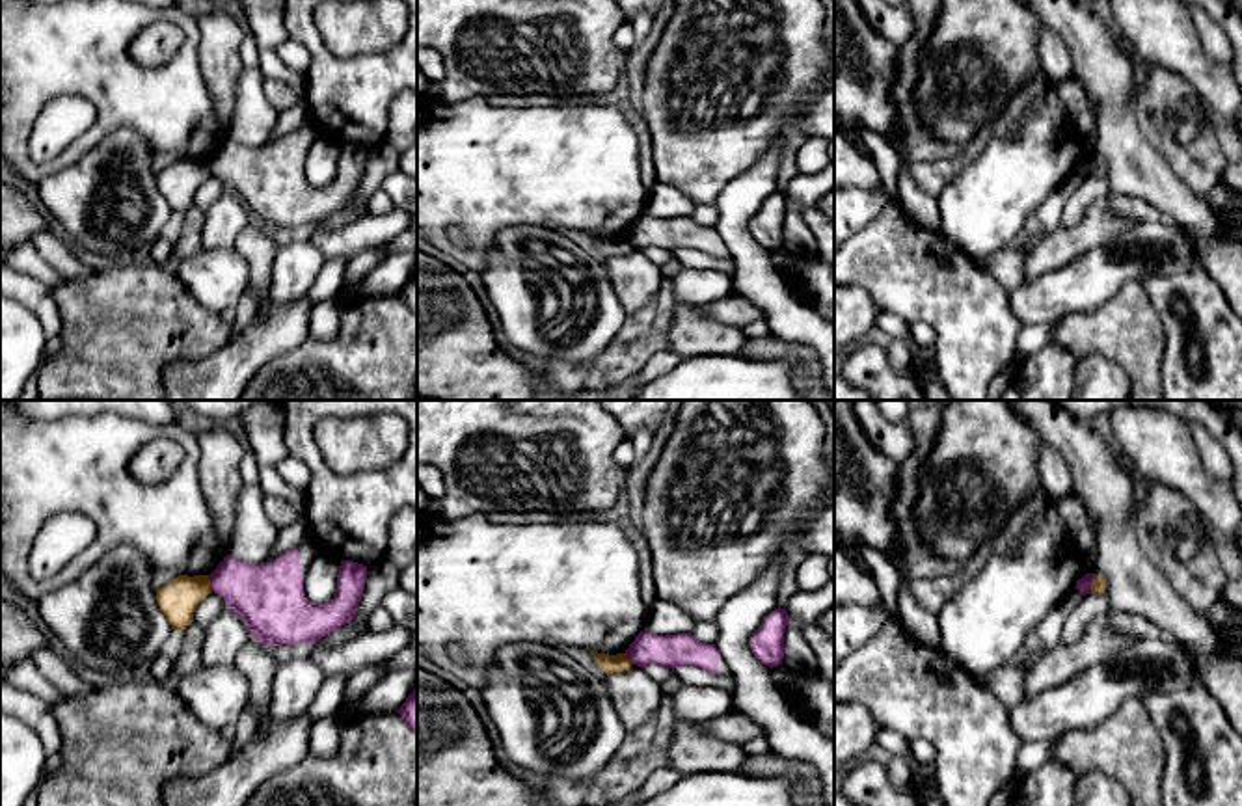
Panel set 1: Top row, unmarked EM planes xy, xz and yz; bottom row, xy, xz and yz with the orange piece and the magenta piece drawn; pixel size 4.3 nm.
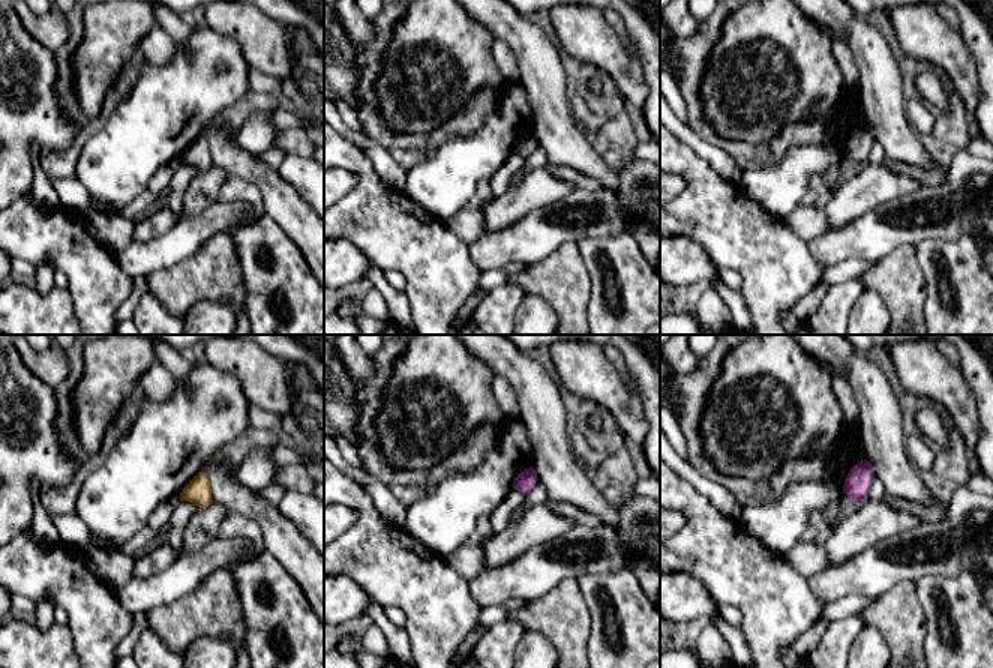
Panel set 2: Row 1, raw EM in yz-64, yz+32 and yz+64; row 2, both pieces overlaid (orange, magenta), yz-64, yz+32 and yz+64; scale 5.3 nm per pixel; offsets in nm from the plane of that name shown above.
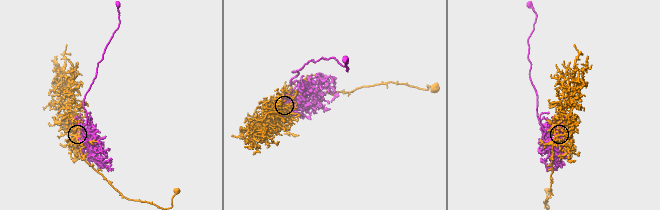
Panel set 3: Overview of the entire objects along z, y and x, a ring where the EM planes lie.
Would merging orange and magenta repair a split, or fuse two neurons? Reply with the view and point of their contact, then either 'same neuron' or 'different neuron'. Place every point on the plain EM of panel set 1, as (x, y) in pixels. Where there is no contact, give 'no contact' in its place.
yz (1092, 166) | different neuron

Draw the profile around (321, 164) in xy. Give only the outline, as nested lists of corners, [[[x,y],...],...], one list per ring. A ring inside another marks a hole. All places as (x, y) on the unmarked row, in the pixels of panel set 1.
[[[322,134],[311,147],[304,171],[305,181],[311,186],[328,186],[333,182],[337,173],[337,156],[339,156],[341,143],[333,138]]]

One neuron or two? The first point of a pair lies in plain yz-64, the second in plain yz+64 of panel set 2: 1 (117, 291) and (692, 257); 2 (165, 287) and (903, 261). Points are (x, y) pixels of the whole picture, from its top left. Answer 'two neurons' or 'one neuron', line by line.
1: two neurons
2: one neuron

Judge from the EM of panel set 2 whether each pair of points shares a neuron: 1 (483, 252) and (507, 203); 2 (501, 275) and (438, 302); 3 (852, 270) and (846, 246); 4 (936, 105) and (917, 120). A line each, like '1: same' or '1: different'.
1: different
2: different
3: different
4: different

